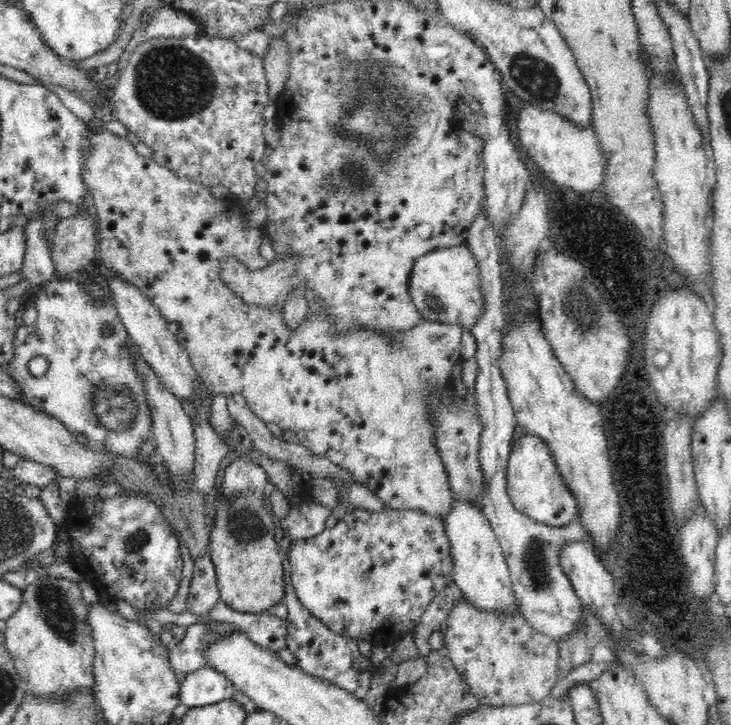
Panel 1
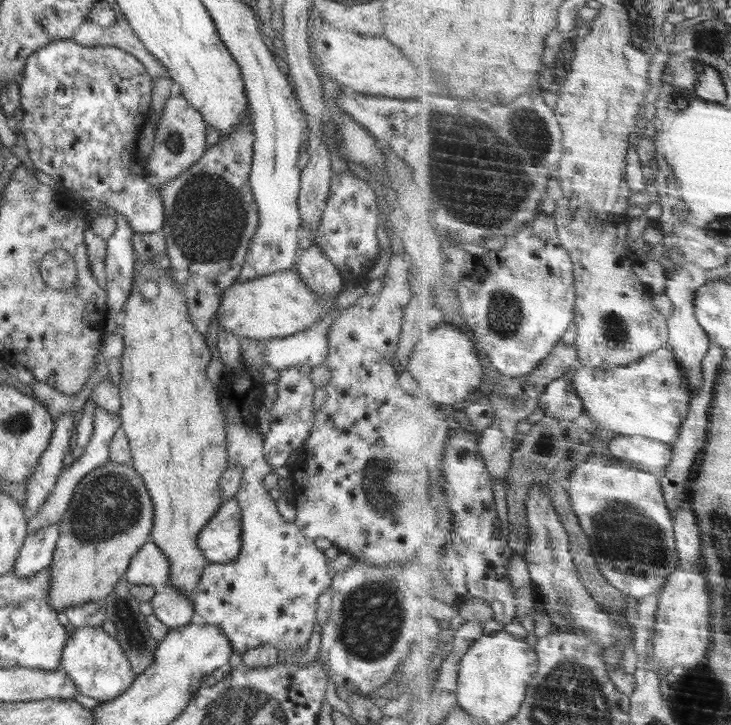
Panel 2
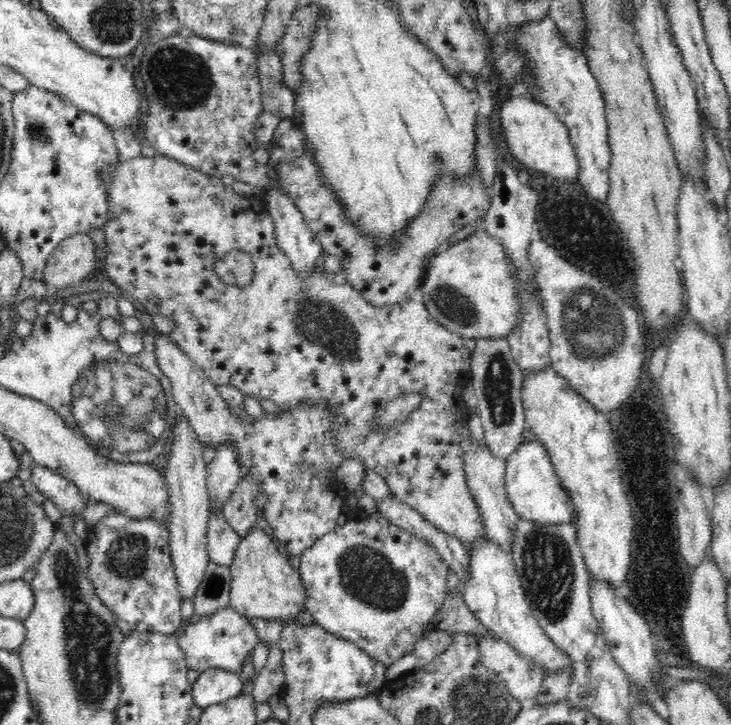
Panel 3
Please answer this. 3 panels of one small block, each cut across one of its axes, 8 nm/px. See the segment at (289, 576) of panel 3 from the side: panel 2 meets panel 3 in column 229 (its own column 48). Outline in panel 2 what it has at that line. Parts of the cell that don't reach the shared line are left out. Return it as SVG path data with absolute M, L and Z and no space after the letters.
M108 461L82 477L68 510L62 515L60 538L56 542L52 564L49 606L62 612L85 602L102 603L116 583L125 578L130 560L151 540L154 518L152 497L131 464Z

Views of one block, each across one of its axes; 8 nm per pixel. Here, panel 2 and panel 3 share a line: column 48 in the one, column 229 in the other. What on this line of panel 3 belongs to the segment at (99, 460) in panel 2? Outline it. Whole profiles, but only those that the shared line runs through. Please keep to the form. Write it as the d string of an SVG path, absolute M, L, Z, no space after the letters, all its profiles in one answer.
M241 471L234 492L230 493L224 503L223 517L241 537L250 527L262 523L258 519L258 508L254 505L254 498L259 492L258 481L250 473Z

